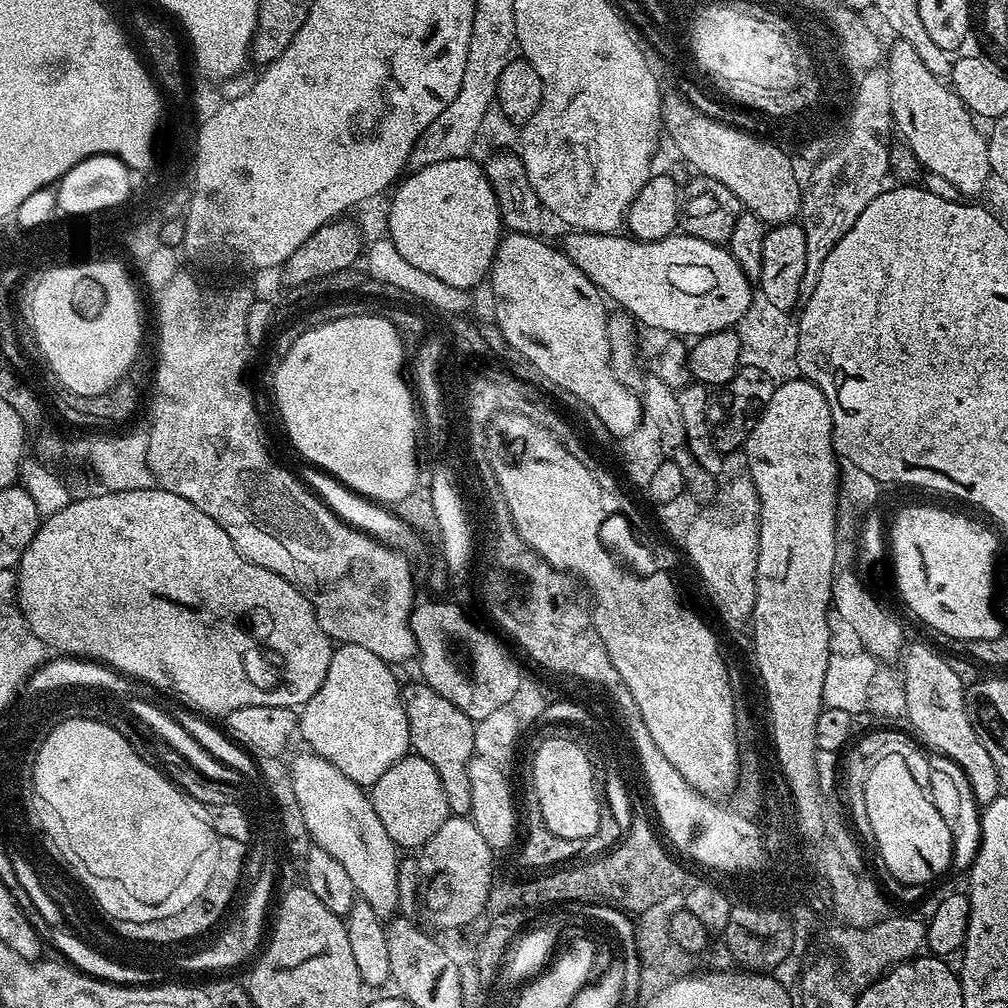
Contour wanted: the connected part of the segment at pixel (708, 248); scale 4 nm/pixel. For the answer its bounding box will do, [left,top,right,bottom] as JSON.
[566,231,754,338]

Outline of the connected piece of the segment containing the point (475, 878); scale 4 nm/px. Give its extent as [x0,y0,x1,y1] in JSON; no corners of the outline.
[419,815,494,928]

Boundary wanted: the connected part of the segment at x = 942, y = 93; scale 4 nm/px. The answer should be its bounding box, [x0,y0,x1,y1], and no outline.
[886,38,992,198]

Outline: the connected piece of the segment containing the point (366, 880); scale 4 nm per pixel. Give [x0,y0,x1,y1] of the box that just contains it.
[290,750,400,918]

